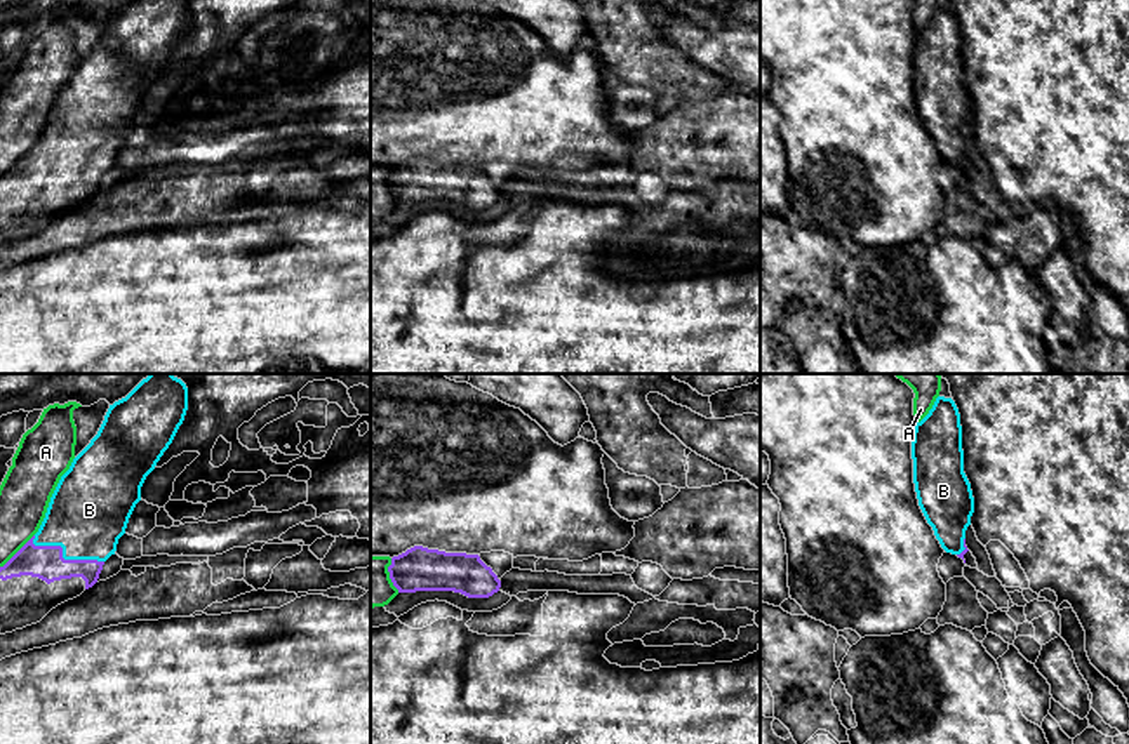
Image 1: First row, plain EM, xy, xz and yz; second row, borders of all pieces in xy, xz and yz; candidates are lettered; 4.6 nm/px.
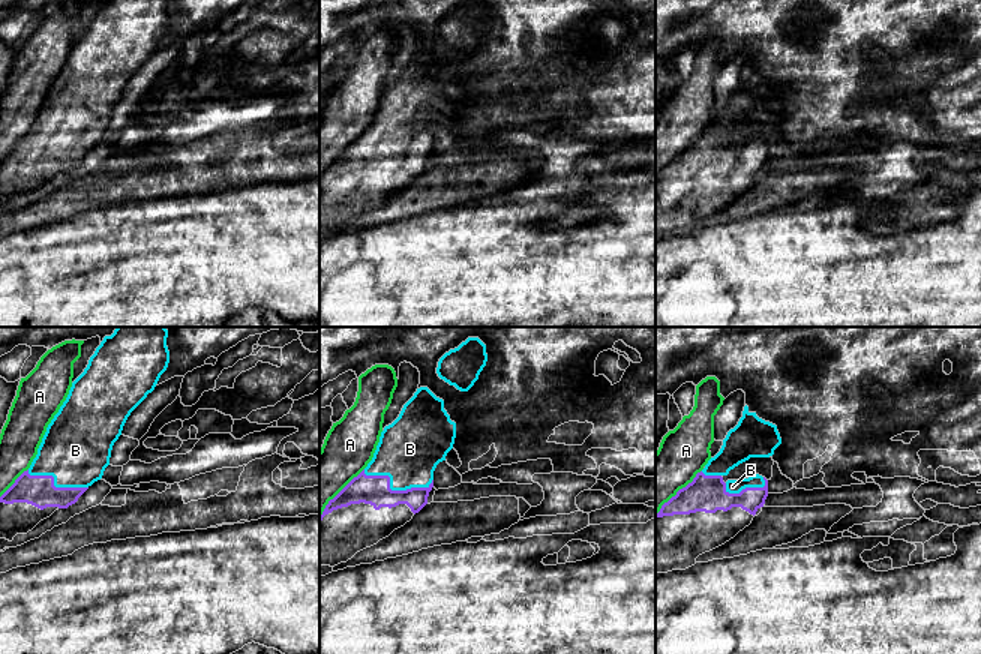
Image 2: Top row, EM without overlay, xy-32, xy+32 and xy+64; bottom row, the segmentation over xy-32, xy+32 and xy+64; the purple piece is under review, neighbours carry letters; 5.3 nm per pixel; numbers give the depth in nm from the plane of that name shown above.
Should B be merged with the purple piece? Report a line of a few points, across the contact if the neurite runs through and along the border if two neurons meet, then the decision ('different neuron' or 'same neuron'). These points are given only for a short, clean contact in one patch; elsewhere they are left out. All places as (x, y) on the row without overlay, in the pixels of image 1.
line xy (46, 172), (51, 167), (61, 167), (89, 122); same neuron

